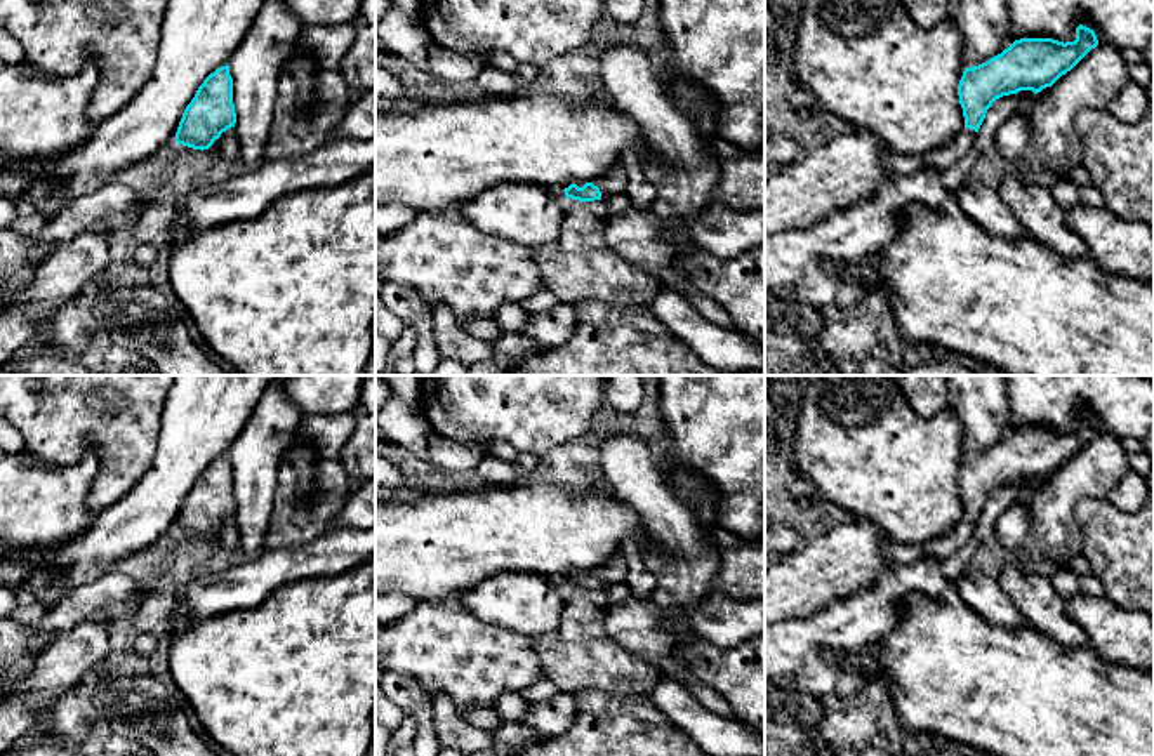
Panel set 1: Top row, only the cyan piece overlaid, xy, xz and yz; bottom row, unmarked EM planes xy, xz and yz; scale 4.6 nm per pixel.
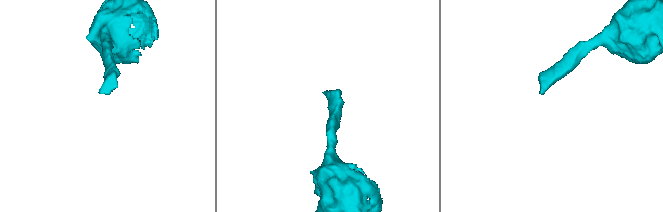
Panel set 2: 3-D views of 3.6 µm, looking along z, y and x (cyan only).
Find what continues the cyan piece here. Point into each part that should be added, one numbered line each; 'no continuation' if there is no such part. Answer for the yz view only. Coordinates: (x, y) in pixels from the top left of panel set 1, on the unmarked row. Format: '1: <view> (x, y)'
1: yz (897, 555)

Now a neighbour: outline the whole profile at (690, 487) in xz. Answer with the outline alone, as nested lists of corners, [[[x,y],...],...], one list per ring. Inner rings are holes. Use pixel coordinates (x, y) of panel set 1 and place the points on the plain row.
[[[673,468],[664,473],[673,492],[693,511],[706,539],[716,528],[716,506],[720,492],[699,473],[688,468]]]

